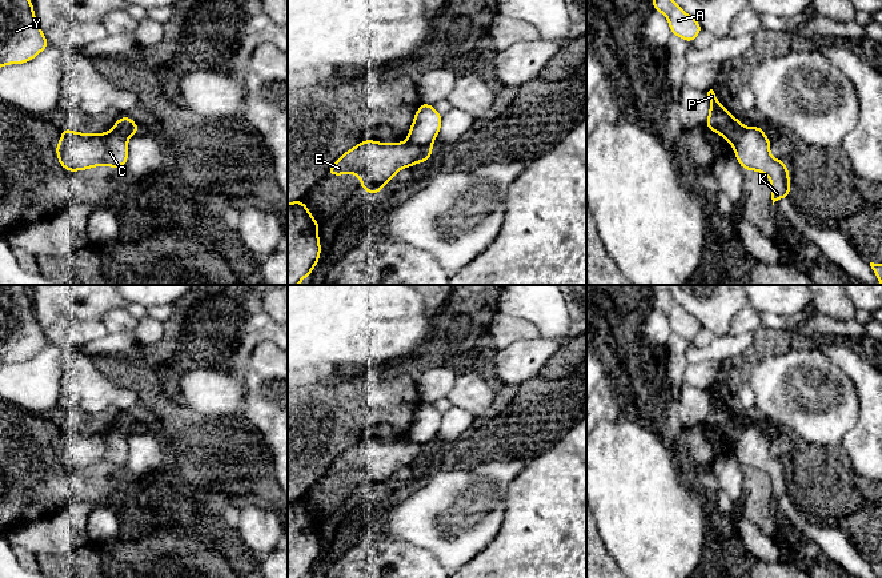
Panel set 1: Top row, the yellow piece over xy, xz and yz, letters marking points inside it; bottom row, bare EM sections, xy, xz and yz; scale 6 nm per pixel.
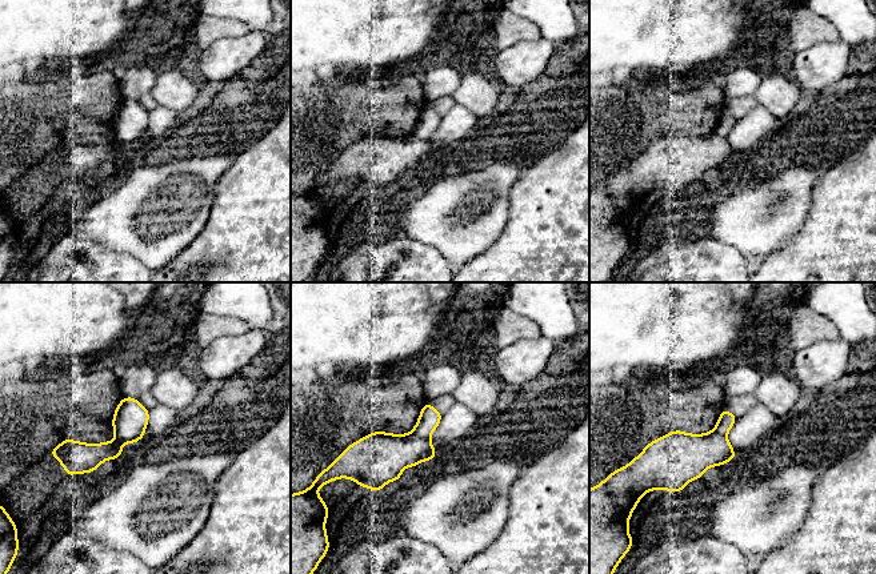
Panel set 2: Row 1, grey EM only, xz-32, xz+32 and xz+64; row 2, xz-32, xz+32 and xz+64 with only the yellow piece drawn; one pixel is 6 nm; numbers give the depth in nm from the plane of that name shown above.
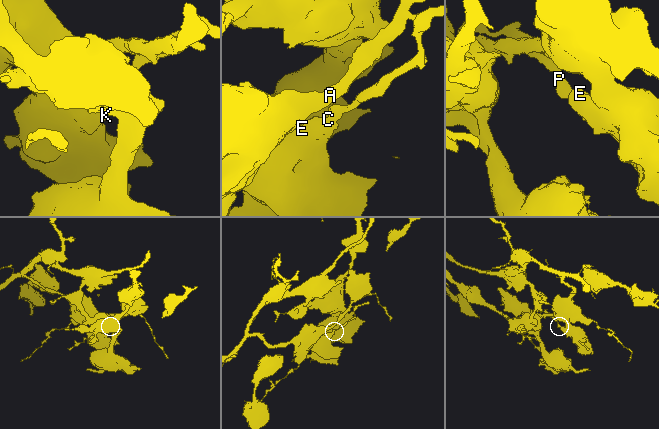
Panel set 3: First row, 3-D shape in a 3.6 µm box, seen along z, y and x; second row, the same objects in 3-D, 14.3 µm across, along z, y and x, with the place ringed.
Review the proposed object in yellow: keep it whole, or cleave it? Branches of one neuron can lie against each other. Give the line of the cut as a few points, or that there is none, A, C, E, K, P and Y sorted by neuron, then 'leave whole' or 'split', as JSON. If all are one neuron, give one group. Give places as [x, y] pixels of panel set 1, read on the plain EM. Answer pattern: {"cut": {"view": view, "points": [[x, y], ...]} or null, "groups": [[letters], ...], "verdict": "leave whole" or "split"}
{"cut": {"view": "xz", "points": [[408, 437], [431, 448]]}, "groups": [["A", "C", "E", "K", "Y"], ["P"]], "verdict": "split"}

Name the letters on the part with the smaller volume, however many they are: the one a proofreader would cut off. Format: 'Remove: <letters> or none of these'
Remove: P

